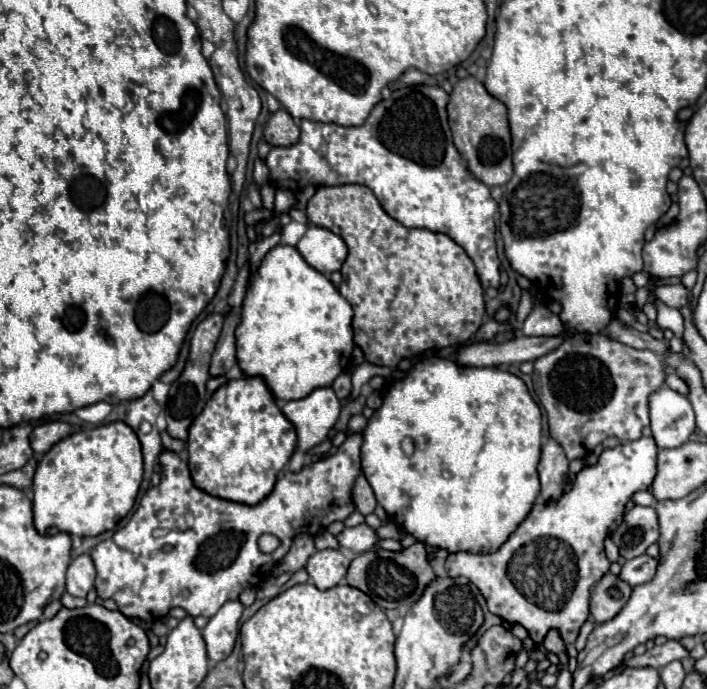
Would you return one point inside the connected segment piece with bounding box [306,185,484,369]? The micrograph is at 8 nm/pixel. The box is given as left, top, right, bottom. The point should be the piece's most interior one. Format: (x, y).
(412, 290)

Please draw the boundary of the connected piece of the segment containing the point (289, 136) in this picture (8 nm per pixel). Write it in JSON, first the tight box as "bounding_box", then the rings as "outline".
{"bounding_box":[264,109,300,147],"outline":[[[278,109],[270,115],[264,127],[264,139],[276,147],[276,145],[294,145],[300,137],[300,129],[292,115],[286,109]]]}

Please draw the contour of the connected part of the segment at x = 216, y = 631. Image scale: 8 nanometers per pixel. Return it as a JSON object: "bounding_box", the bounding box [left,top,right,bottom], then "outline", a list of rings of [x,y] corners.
{"bounding_box":[202,599,244,661],"outline":[[[234,599],[220,607],[220,611],[202,629],[202,637],[208,647],[208,657],[212,661],[222,661],[232,653],[238,637],[238,621],[242,617],[244,605]]]}

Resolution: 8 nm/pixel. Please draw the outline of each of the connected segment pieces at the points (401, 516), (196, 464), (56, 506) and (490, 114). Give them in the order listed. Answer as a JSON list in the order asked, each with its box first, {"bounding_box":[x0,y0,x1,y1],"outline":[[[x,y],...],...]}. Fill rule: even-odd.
[{"bounding_box":[362,357,542,553],"outline":[[[432,357],[432,359],[424,359],[416,363],[410,371],[406,371],[404,379],[396,379],[388,383],[382,405],[374,411],[374,415],[368,419],[366,429],[362,431],[362,439],[364,439],[362,441],[362,473],[372,485],[374,495],[378,503],[386,509],[388,517],[394,523],[402,525],[418,541],[432,547],[448,549],[450,553],[458,553],[458,551],[492,553],[524,521],[524,517],[530,513],[540,493],[537,473],[538,461],[540,461],[540,437],[542,437],[540,407],[536,405],[536,401],[528,393],[526,383],[520,377],[508,371],[500,371],[496,367],[464,367],[464,365],[458,365],[456,359],[450,359],[450,357]]]},{"bounding_box":[188,377,296,505],"outline":[[[242,377],[220,385],[204,411],[194,419],[188,435],[188,465],[196,487],[208,495],[256,505],[272,491],[296,443],[296,429],[278,409],[264,379]]]},{"bounding_box":[32,421,144,537],"outline":[[[114,421],[114,423],[104,423],[104,425],[98,425],[94,429],[88,429],[88,431],[78,431],[78,433],[72,433],[68,435],[66,439],[62,439],[60,443],[56,443],[38,463],[38,469],[36,469],[36,475],[34,475],[34,485],[32,485],[32,491],[34,491],[34,523],[36,523],[36,529],[40,533],[60,533],[60,531],[66,531],[70,535],[80,535],[80,537],[88,537],[88,535],[100,535],[104,531],[110,531],[116,527],[116,523],[134,507],[134,501],[136,501],[136,495],[138,495],[138,489],[140,489],[140,481],[142,481],[142,471],[144,471],[144,463],[142,463],[142,451],[140,451],[140,441],[134,433],[134,429],[122,421]]]},{"bounding_box":[448,75,512,187],"outline":[[[468,75],[454,85],[448,103],[448,119],[454,135],[454,145],[468,161],[468,169],[472,171],[472,175],[488,187],[506,185],[512,177],[512,149],[506,105],[492,97],[476,77]]]}]

